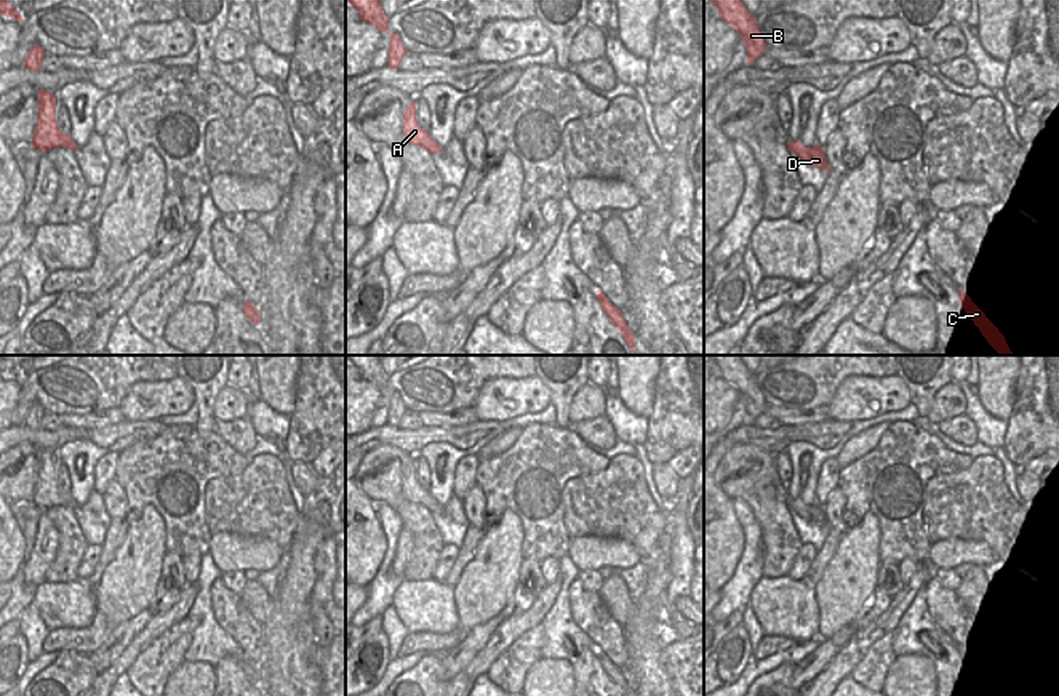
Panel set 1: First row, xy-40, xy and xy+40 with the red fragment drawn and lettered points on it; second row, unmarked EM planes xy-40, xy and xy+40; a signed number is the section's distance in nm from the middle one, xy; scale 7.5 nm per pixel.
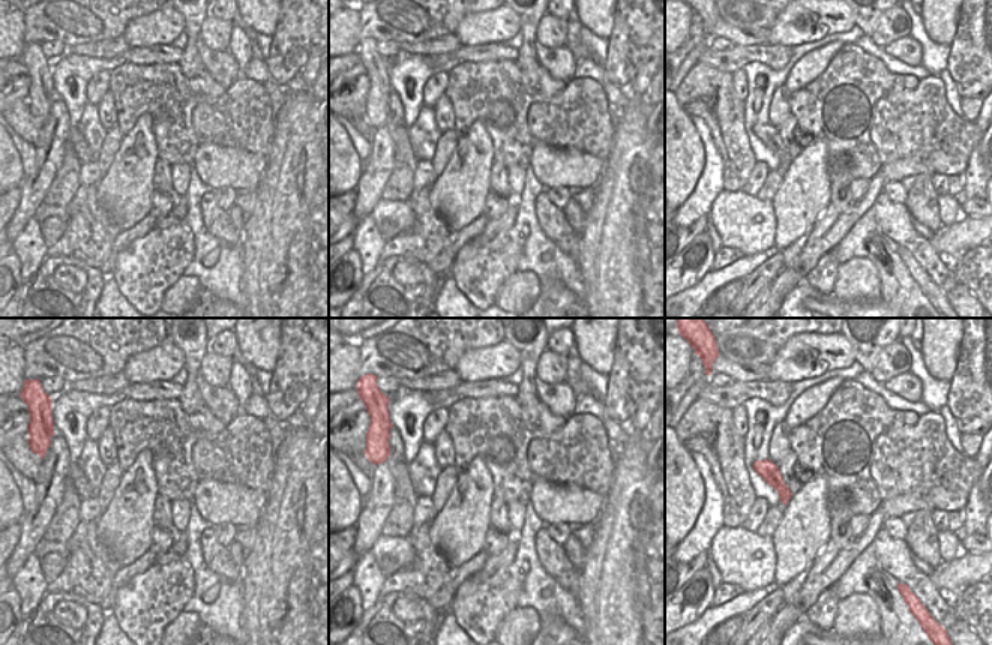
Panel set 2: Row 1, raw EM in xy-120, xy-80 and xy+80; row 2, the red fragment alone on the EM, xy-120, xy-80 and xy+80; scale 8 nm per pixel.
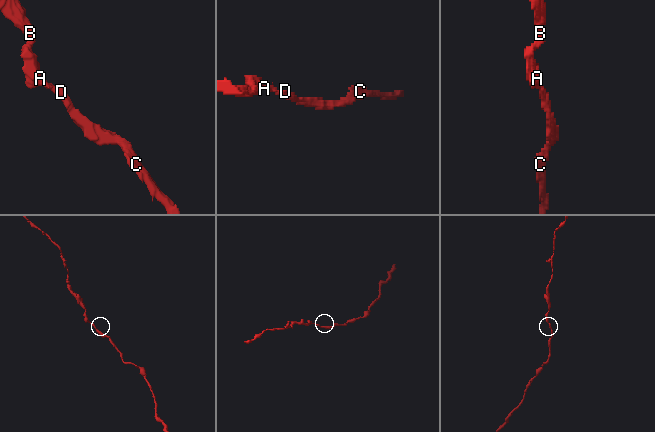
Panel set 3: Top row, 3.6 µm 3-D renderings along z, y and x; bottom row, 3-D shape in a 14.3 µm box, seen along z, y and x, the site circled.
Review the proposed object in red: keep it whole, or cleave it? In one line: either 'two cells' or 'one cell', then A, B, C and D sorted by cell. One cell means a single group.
one cell; groups A B C D

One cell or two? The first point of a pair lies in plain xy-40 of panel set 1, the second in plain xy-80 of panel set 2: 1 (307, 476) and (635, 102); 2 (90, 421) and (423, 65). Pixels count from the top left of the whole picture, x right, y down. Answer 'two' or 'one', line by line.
1: two
2: two

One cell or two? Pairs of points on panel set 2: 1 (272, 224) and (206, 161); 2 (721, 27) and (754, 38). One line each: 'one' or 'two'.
1: two
2: one

